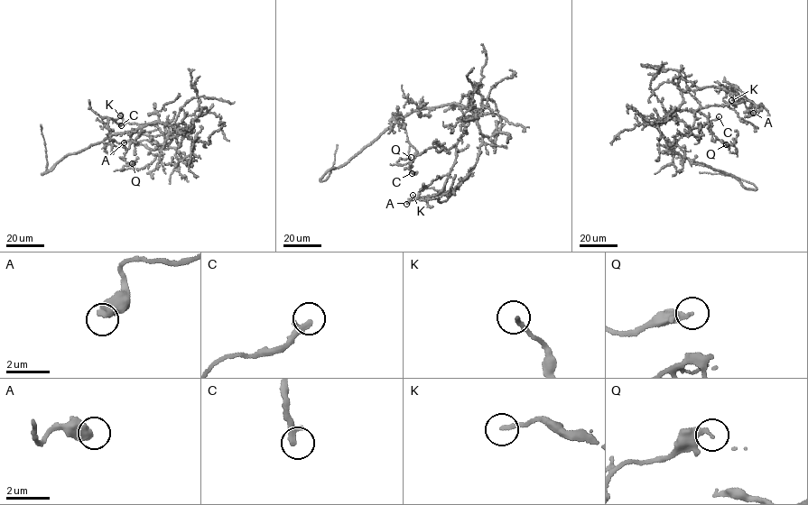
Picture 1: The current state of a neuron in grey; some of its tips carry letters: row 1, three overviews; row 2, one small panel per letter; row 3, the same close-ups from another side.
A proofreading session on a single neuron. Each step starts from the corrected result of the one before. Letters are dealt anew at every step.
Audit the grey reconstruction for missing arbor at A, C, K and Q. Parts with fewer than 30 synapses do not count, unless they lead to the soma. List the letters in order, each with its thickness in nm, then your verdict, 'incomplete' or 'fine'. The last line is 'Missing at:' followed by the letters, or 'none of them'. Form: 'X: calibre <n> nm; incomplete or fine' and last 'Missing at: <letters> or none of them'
A: calibre 550 nm; fine
C: calibre 320 nm; fine
K: calibre 180 nm; fine
Q: calibre 320 nm; fine
Missing at: none of them

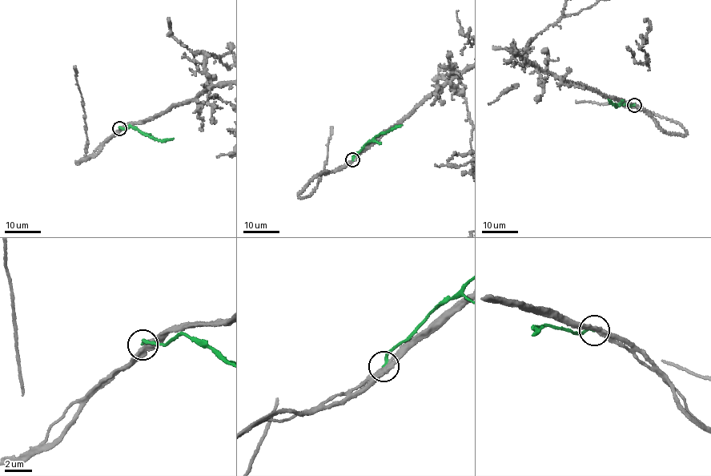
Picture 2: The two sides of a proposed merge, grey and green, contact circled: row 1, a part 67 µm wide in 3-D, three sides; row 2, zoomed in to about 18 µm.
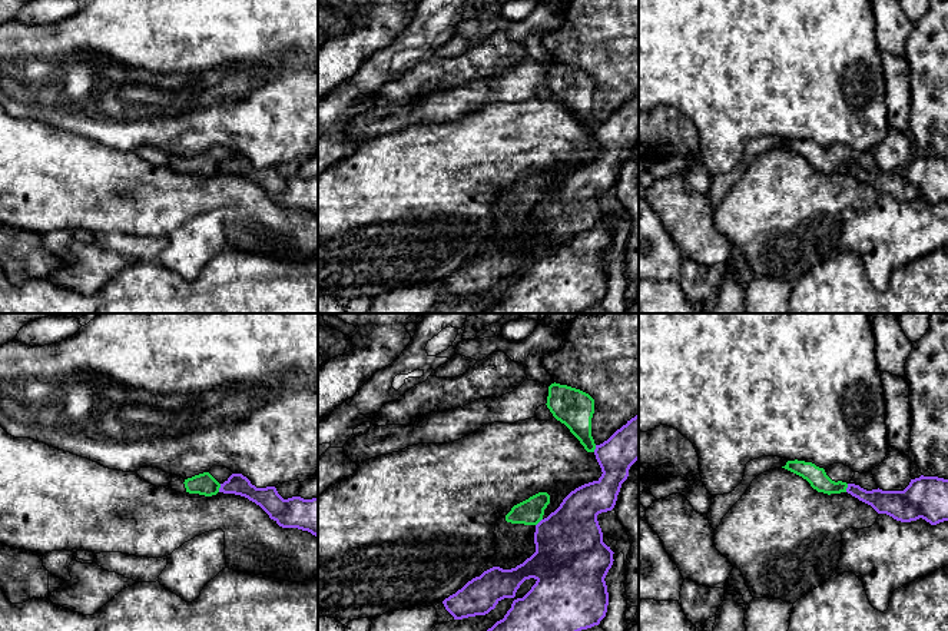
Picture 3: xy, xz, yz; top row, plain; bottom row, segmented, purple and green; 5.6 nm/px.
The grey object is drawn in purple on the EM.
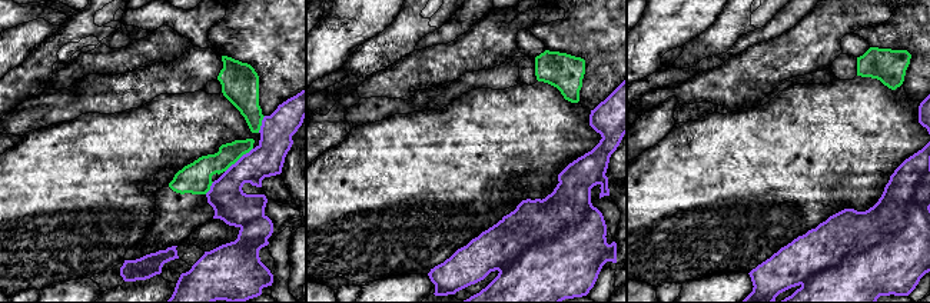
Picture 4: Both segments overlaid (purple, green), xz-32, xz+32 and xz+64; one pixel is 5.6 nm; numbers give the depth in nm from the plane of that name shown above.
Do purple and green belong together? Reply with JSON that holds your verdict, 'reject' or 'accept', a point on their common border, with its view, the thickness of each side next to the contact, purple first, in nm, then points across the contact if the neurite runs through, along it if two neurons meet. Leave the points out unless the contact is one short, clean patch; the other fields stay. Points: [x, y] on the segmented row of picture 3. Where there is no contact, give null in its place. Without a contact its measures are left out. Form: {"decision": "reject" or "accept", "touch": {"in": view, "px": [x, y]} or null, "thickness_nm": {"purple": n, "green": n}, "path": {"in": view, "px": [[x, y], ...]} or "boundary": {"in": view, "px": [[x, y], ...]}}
{"decision": "reject", "touch": {"in": "xy", "px": [219, 488]}, "thickness_nm": {"purple": 120, "green": 130}, "boundary": {"in": "xy", "px": [[221, 484], [218, 491]]}}

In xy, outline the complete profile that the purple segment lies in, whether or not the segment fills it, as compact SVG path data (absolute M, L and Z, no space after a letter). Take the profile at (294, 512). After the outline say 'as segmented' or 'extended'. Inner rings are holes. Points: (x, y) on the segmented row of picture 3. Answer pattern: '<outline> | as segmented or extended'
M232 474L219 492L235 494L259 505L282 528L298 528L318 538L318 498L292 497L284 499L275 486L256 488L242 474Z | as segmented

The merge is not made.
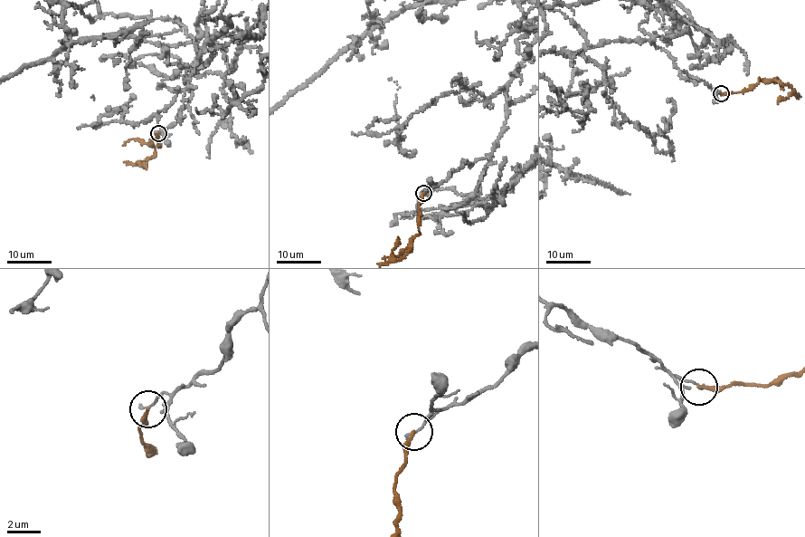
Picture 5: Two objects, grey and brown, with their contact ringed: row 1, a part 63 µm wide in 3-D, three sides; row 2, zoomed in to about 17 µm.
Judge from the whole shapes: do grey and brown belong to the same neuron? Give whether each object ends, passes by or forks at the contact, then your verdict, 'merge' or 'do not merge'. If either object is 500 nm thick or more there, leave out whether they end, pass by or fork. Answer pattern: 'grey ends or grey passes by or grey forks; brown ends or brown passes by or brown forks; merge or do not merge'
grey ends; brown ends; do not merge

